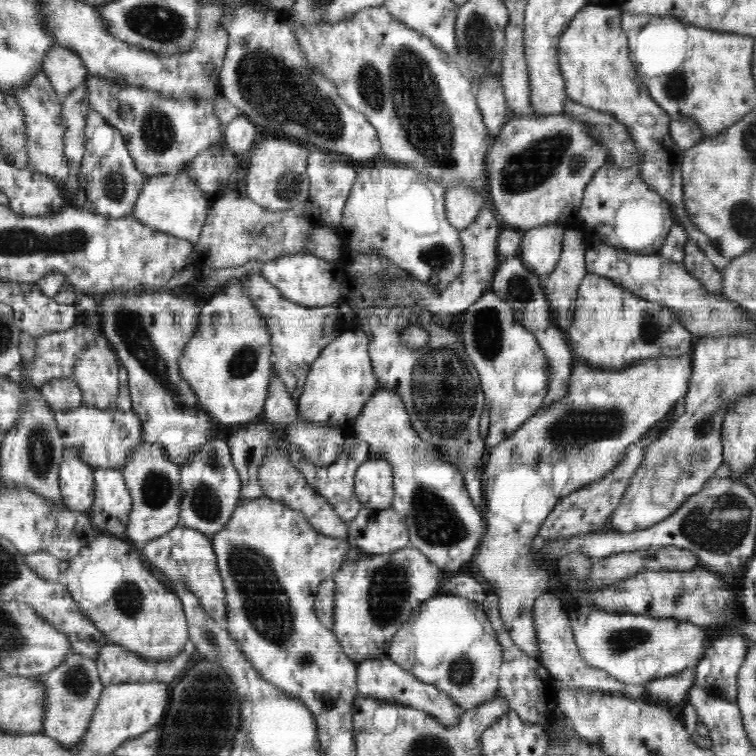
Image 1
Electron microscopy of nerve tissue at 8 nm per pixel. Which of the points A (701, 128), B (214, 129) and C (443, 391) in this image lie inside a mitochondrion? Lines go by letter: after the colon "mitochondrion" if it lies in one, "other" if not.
A: other
B: other
C: mitochondrion

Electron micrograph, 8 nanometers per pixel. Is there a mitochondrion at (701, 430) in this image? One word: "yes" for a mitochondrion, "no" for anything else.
yes

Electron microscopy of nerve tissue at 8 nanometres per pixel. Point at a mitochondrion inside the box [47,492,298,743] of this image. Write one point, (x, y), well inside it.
(207, 700)

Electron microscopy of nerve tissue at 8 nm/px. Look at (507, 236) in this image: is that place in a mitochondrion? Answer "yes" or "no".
no

